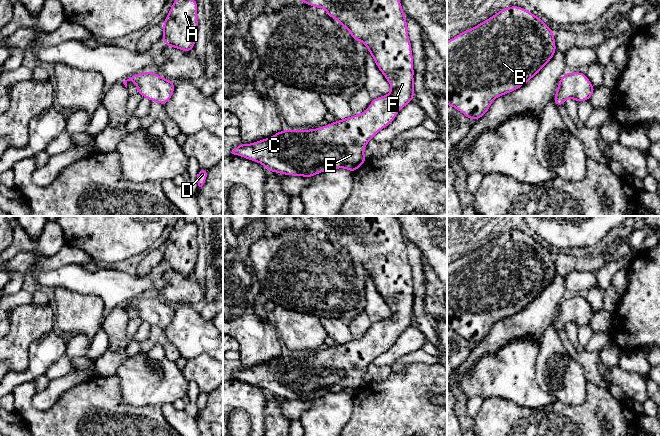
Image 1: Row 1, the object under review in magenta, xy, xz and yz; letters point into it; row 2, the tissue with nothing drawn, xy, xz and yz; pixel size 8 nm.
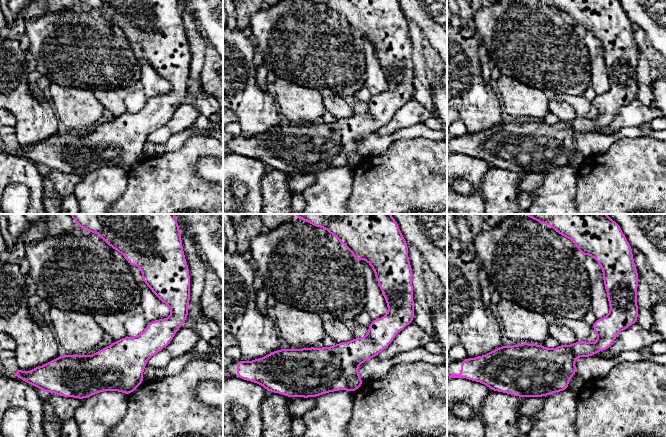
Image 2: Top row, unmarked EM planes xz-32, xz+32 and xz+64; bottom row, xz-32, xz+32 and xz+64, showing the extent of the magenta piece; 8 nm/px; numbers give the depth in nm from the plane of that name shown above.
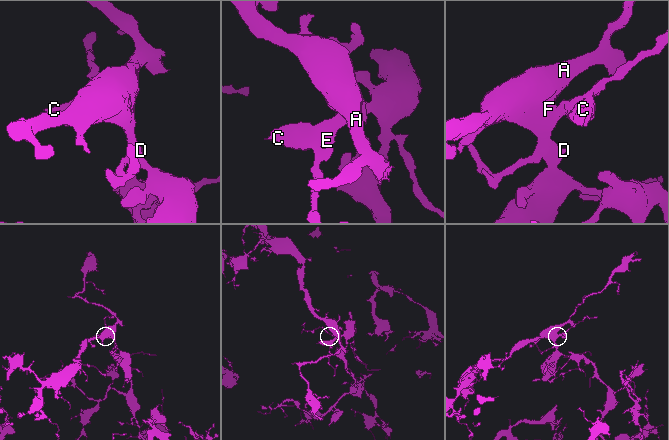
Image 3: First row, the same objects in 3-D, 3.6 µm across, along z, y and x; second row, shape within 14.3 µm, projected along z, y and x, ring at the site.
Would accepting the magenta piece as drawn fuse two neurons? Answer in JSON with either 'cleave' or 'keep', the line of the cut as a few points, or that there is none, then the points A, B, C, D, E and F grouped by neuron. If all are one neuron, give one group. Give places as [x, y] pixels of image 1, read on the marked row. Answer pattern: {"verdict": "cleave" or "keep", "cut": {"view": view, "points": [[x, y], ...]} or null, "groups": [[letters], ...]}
{"verdict": "keep", "cut": null, "groups": [["A", "B", "C", "D", "E", "F"]]}

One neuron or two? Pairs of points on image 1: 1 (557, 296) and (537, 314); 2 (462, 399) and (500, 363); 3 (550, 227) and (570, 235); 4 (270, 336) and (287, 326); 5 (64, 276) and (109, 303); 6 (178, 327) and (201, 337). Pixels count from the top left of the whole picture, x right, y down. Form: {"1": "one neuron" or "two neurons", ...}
{"1": "one neuron", "2": "two neurons", "3": "one neuron", "4": "two neurons", "5": "one neuron", "6": "one neuron"}

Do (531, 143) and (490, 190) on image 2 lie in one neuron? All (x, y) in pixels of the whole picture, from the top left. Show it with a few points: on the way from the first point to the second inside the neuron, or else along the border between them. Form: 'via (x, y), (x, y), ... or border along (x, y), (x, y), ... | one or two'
via (519, 155), (509, 165), (502, 178) | one

